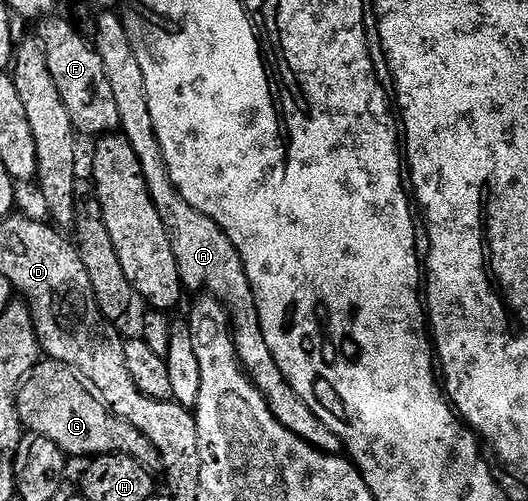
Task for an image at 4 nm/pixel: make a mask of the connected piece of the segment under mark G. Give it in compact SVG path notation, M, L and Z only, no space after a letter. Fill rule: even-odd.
M44 358L38 362L24 380L16 397L19 422L32 432L32 436L48 438L59 446L67 457L87 455L127 455L148 469L160 466L159 450L142 435L136 427L129 425L99 400L98 395L87 386L75 368L56 359Z

